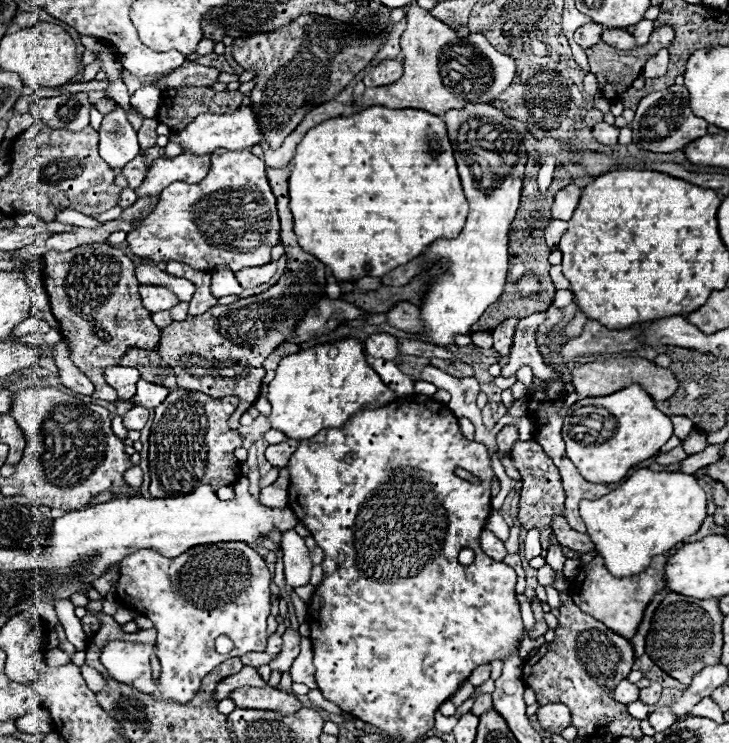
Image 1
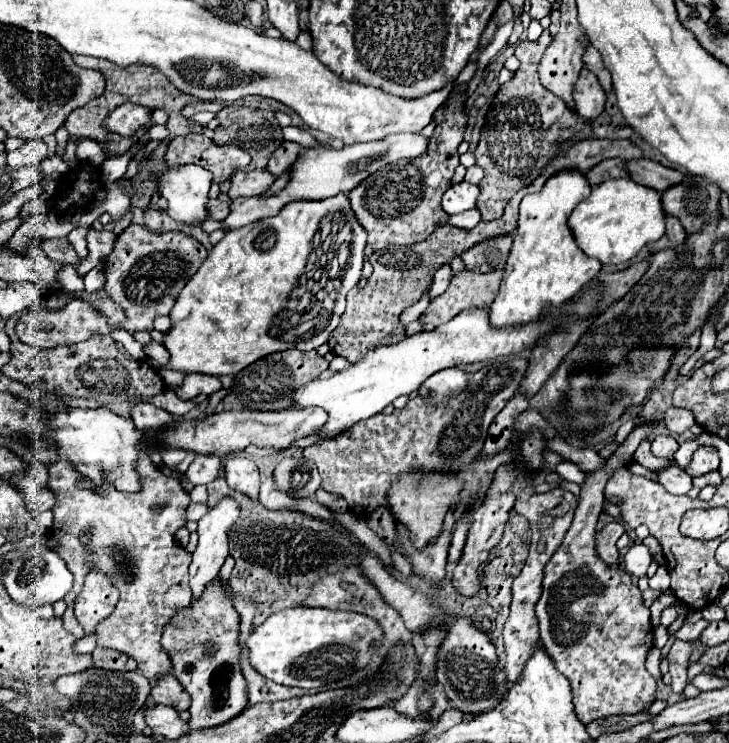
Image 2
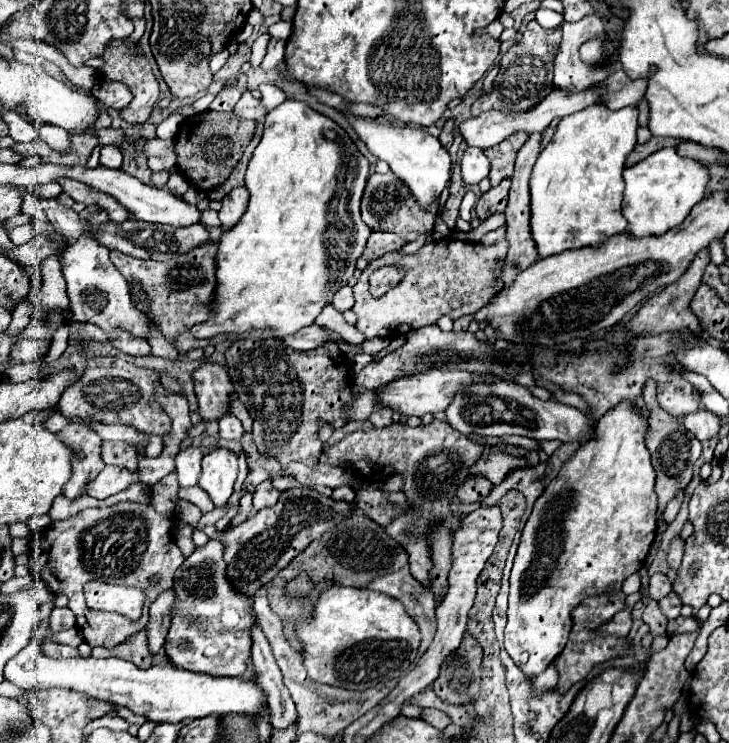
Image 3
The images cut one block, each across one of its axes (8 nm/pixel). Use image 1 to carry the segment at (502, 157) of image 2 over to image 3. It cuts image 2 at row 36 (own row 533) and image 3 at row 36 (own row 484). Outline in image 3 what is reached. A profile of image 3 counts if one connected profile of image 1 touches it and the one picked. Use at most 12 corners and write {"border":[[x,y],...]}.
{"border":[[532,20],[472,104],[518,114],[552,90],[562,28]]}

